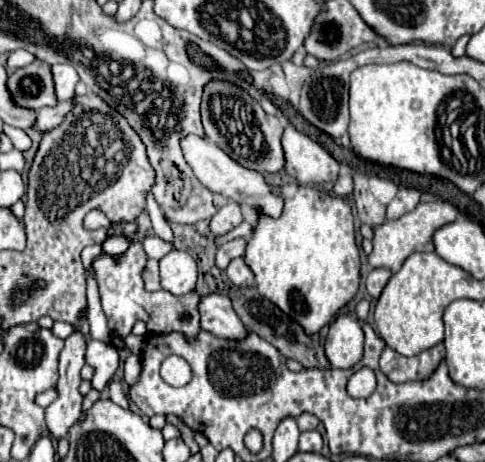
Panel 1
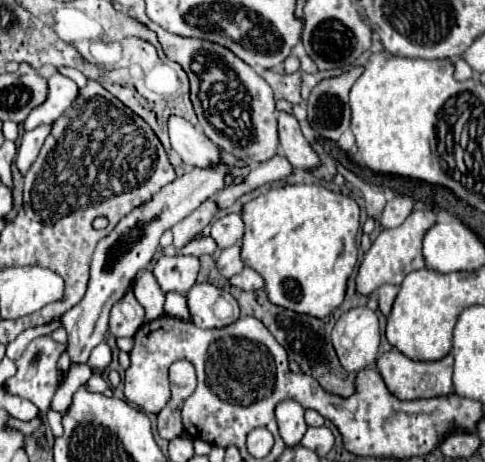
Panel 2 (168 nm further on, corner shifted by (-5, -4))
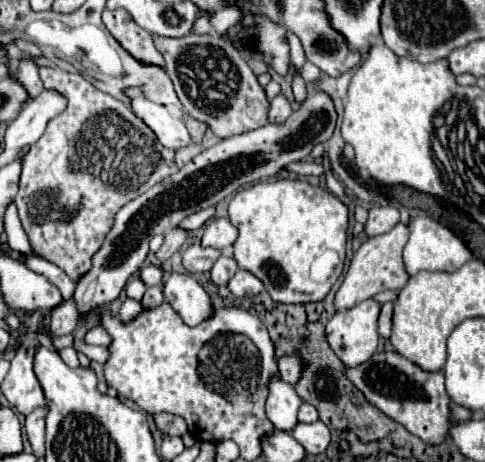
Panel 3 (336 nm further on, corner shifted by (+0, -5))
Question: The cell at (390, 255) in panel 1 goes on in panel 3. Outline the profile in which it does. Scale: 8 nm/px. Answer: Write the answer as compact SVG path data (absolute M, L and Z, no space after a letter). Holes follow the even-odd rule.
M398 223L392 231L388 231L384 235L366 239L360 245L360 249L354 253L348 273L346 273L340 289L336 291L336 297L334 297L336 311L350 309L350 307L358 305L360 301L370 299L376 293L386 291L386 289L400 291L408 283L408 273L404 271L404 263L402 263L402 249L404 249L406 241L408 241L408 227L404 223Z

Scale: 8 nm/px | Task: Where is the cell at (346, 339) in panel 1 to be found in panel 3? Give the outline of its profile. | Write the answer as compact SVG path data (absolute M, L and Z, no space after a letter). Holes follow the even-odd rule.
M366 299L346 311L338 311L326 325L326 337L330 347L334 349L336 357L348 365L358 367L360 363L368 361L378 347L378 315L380 315L380 303L374 299Z

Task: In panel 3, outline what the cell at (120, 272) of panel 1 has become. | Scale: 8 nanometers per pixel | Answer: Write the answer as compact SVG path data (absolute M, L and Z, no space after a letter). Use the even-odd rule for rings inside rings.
M126 299L124 303L122 303L122 307L120 307L120 319L134 319L138 313L142 311L142 305L140 305L140 301L132 301L132 299Z

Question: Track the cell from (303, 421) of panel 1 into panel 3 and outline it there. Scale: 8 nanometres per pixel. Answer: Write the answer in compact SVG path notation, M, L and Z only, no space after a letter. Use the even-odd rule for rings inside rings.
M302 403L300 411L298 411L298 421L300 423L314 423L314 421L318 421L316 407L312 407L310 403Z

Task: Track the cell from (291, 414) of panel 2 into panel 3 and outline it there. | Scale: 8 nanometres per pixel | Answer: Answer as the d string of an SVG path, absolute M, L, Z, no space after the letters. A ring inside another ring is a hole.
M272 377L268 381L268 399L266 399L266 415L280 431L290 431L296 427L296 413L302 405L302 399L296 395L294 387L284 383L280 377Z

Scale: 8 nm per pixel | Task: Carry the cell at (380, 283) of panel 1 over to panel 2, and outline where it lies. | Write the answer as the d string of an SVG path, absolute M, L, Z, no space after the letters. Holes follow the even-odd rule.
M383 284L377 288L377 298L379 298L379 310L387 316L391 312L391 306L393 306L393 300L397 296L399 288L393 286L393 284Z

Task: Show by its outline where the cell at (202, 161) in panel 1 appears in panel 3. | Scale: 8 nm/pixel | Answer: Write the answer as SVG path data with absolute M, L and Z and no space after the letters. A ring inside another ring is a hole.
M136 87L124 89L124 95L130 99L132 113L136 117L140 117L156 133L158 141L164 147L176 151L176 149L182 149L182 147L186 147L190 143L190 133L188 133L186 125L182 123L180 117L172 115L168 107L158 105L158 103L152 103Z

